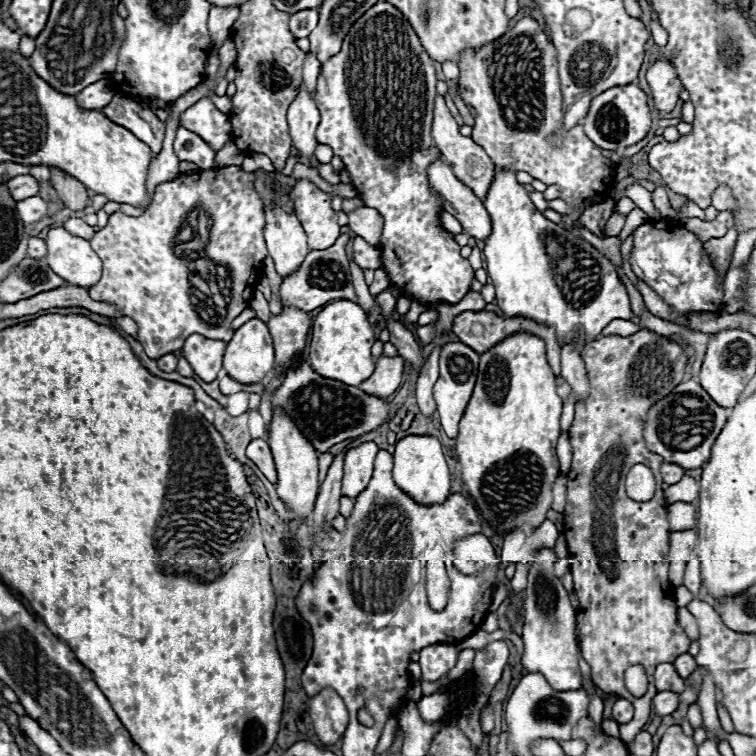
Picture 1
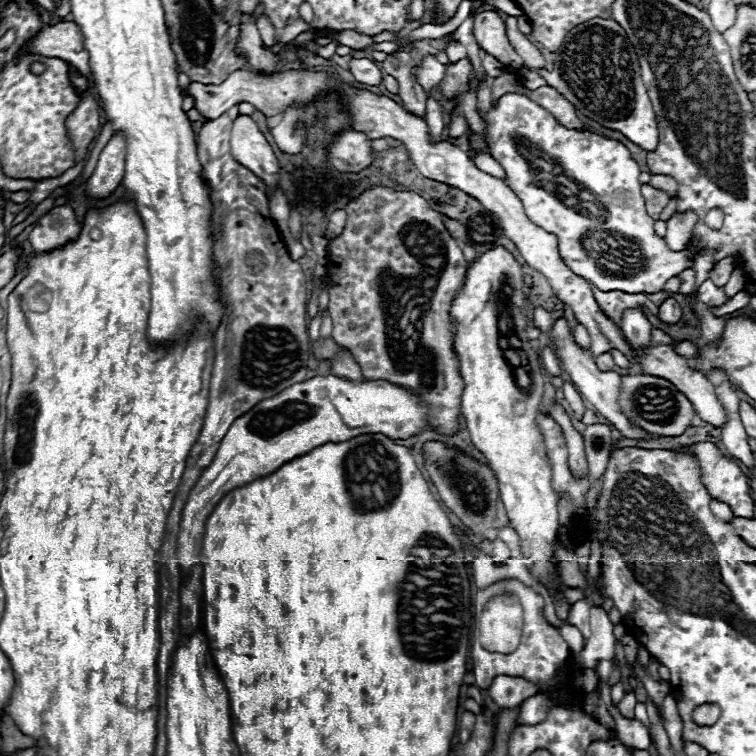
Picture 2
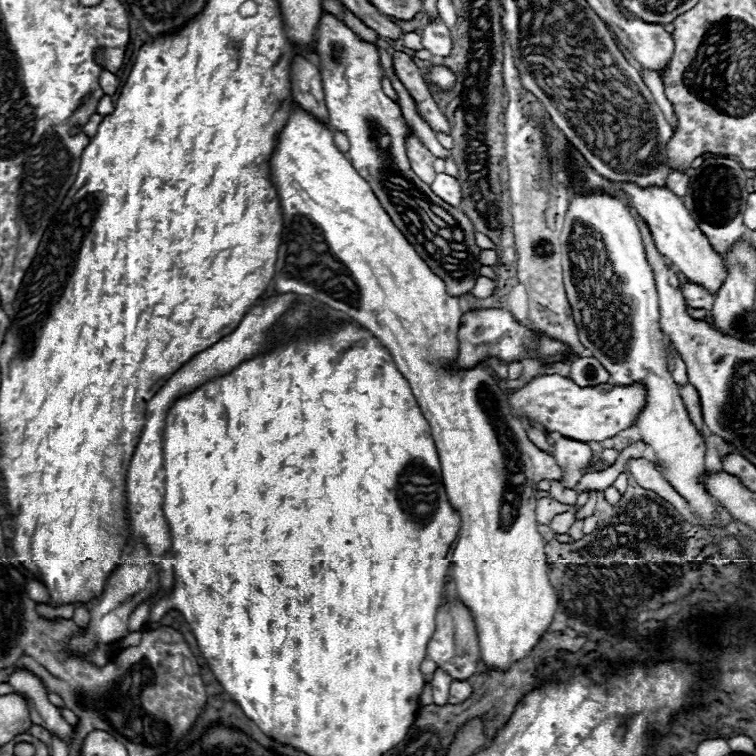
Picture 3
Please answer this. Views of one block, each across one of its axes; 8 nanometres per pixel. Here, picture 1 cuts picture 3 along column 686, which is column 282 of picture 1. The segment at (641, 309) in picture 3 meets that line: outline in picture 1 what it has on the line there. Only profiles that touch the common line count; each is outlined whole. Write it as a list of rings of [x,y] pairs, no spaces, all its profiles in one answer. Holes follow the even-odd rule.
[[[280,410],[274,412],[270,432],[268,432],[268,444],[274,454],[276,470],[278,470],[278,496],[286,504],[286,508],[294,514],[296,522],[304,522],[310,518],[314,510],[314,502],[318,496],[318,452],[308,444],[308,440],[302,436],[302,432],[296,428],[296,424]]]

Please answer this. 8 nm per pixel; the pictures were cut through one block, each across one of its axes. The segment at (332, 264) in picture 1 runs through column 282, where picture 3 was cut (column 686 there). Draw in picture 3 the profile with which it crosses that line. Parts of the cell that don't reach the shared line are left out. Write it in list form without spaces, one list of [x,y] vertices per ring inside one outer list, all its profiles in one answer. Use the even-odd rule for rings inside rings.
[[[686,282],[680,286],[682,294],[684,294],[684,300],[690,308],[704,308],[704,310],[712,310],[712,304],[714,304],[714,298],[698,284],[692,284],[692,282]]]

